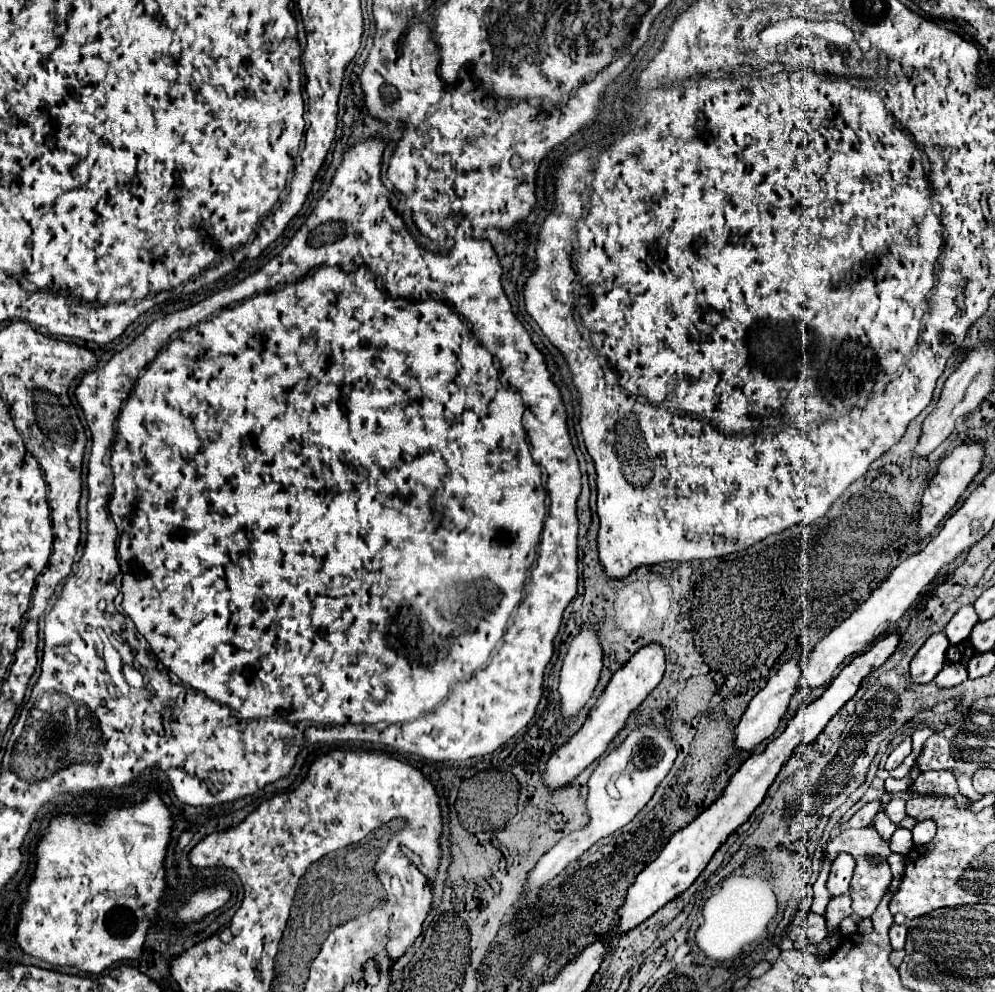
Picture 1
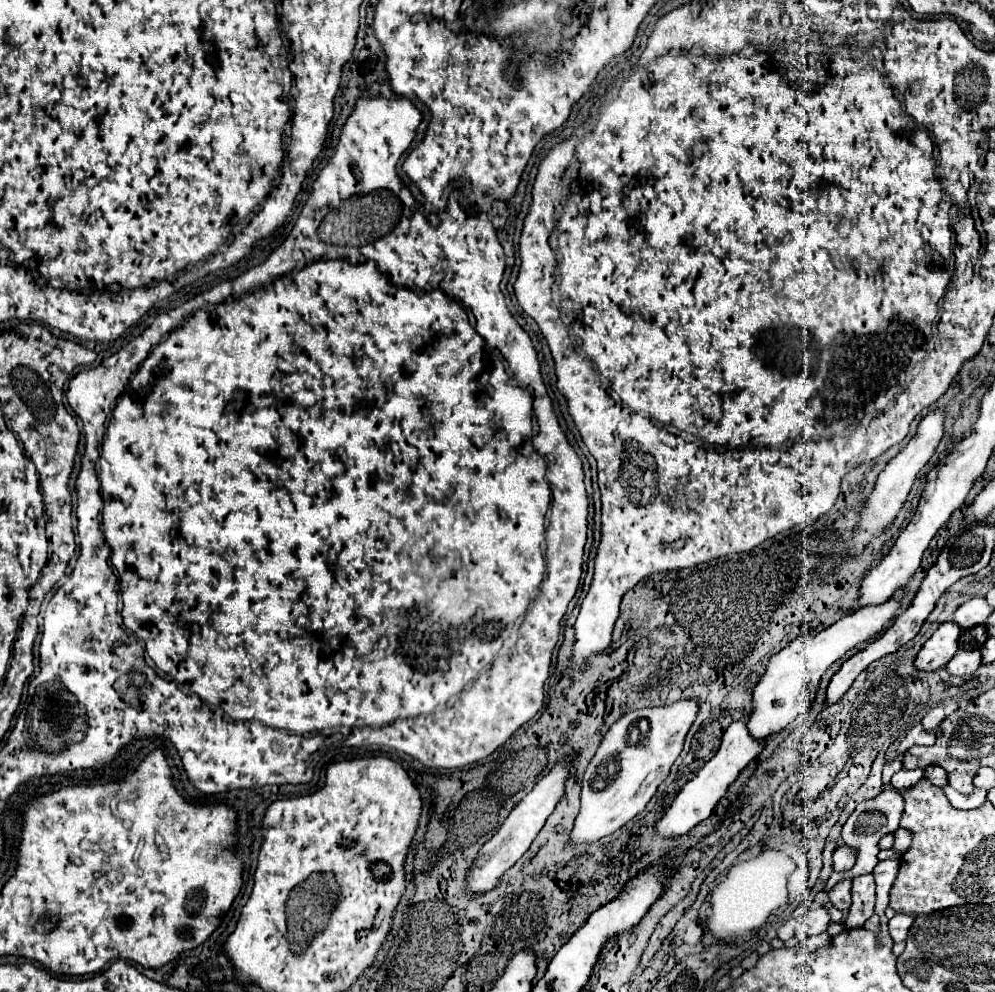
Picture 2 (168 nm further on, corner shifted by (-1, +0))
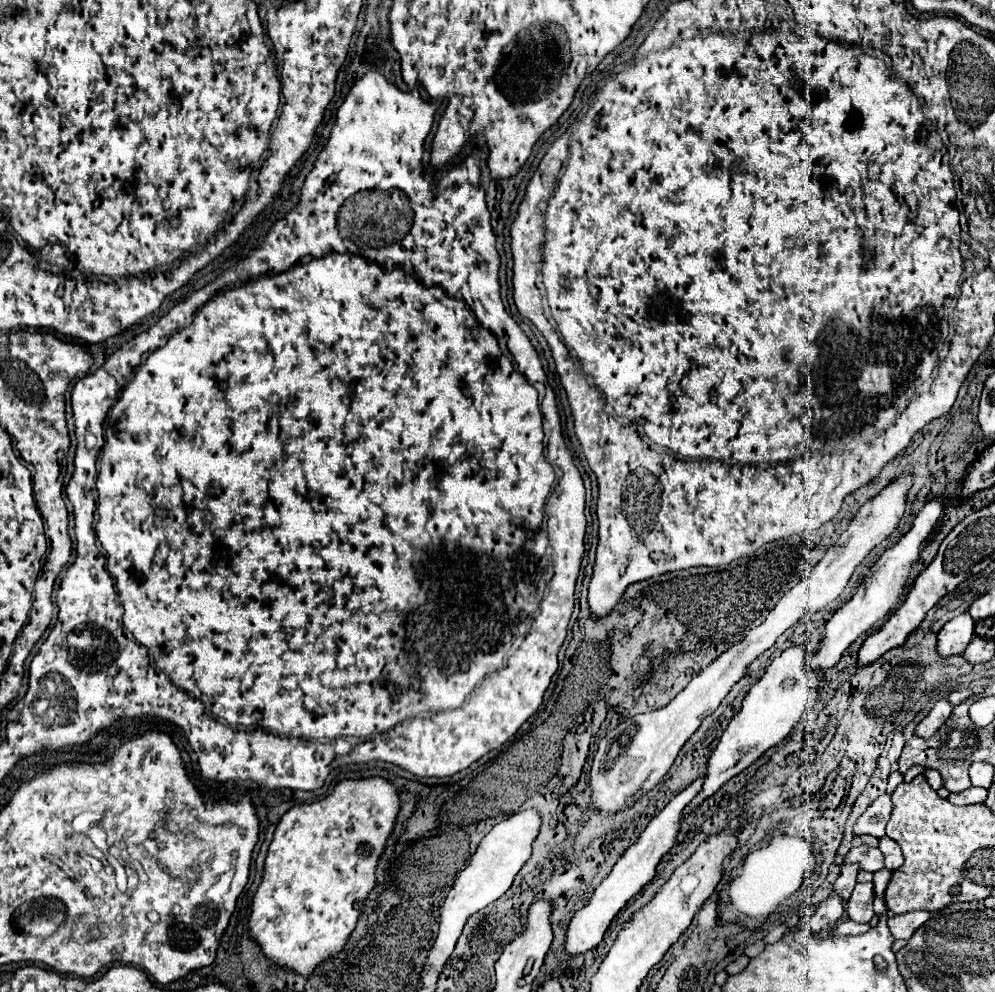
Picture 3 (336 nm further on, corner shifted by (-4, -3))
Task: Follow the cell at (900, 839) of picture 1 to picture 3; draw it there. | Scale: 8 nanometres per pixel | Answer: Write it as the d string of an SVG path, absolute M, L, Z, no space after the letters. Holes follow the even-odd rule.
M866 844L854 846L848 852L844 862L858 862L862 866L862 870L868 870L868 872L876 872L876 870L884 868L882 852L878 848L874 848L874 846L866 846Z

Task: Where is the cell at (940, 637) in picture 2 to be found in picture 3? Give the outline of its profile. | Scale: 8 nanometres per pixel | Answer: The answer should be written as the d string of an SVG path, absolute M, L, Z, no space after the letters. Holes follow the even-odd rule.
M968 612L952 618L944 624L938 634L938 652L940 656L962 654L974 636L974 620Z

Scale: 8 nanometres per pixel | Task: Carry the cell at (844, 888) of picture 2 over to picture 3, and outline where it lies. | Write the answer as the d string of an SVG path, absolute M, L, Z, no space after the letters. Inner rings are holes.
M842 864L842 872L834 884L834 892L838 896L842 896L844 900L848 900L848 896L852 894L852 890L856 886L858 870L860 870L860 864Z

